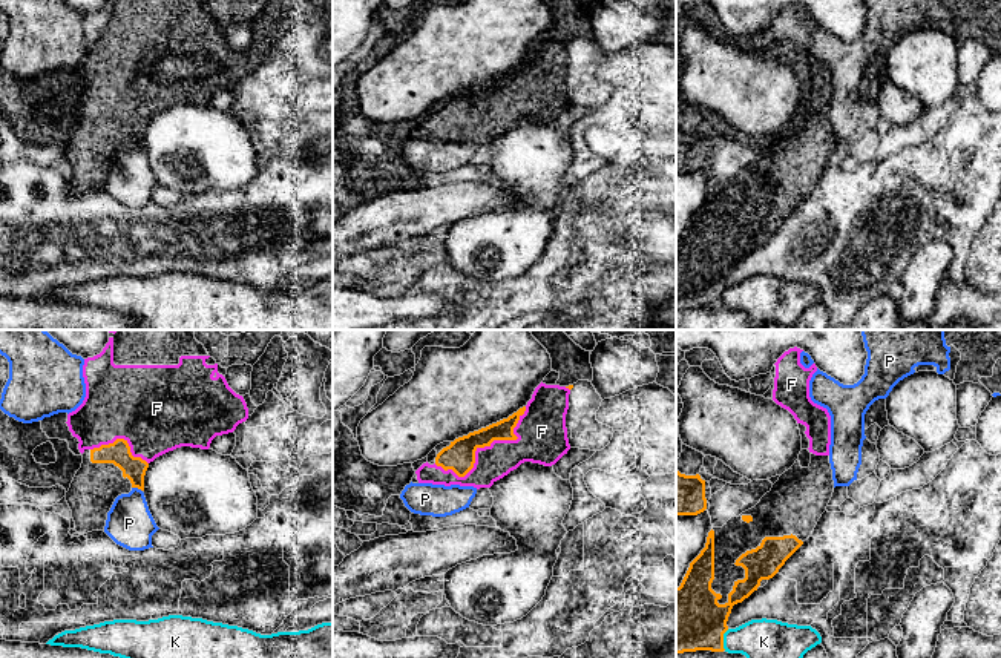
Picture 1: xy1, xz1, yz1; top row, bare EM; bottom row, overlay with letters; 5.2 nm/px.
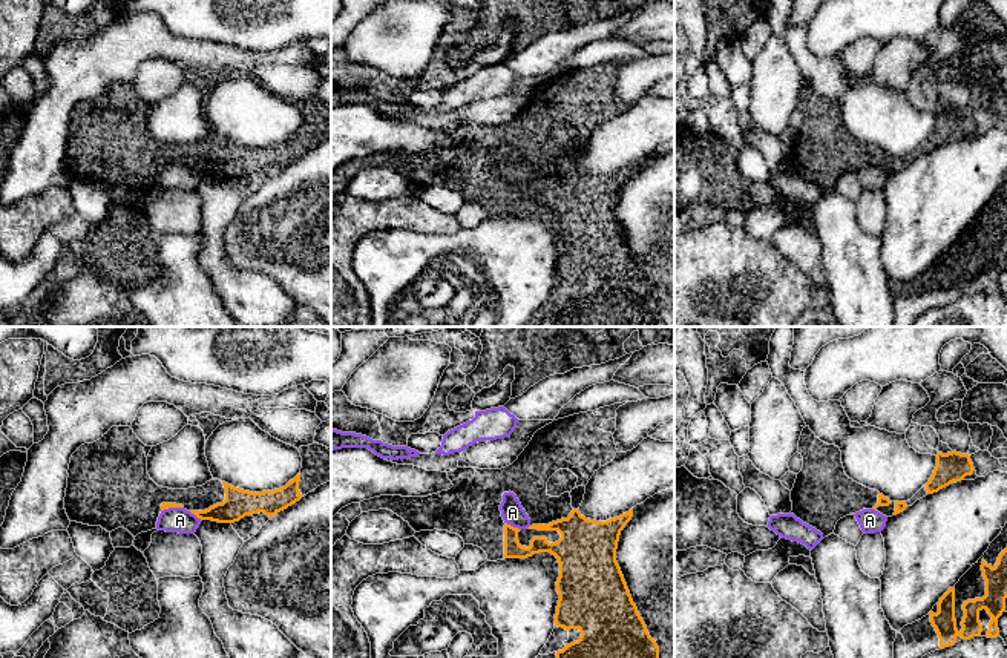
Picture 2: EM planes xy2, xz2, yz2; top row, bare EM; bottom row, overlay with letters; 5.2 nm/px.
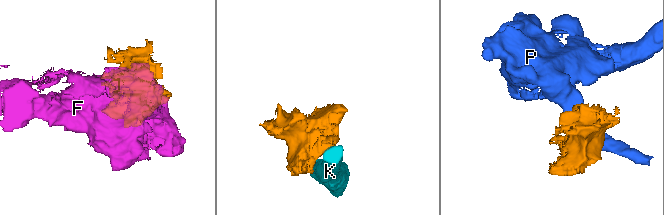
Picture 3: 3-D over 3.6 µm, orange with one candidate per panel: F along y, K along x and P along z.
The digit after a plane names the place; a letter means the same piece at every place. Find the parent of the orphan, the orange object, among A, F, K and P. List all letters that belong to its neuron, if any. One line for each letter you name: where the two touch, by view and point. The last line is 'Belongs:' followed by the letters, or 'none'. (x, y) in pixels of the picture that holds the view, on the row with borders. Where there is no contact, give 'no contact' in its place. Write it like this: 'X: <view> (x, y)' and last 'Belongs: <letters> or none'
F: xz1 (485, 445)
Belongs: F

